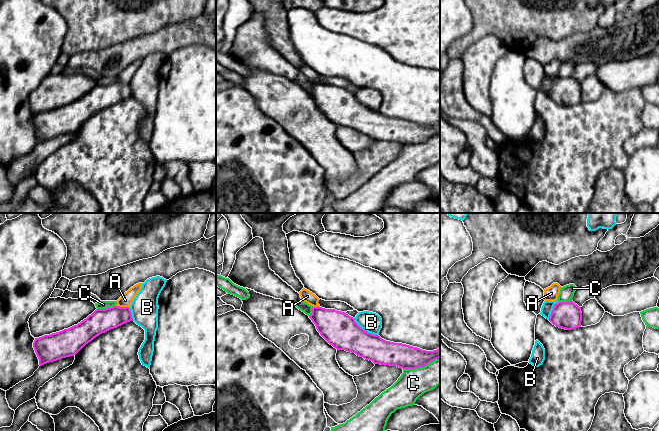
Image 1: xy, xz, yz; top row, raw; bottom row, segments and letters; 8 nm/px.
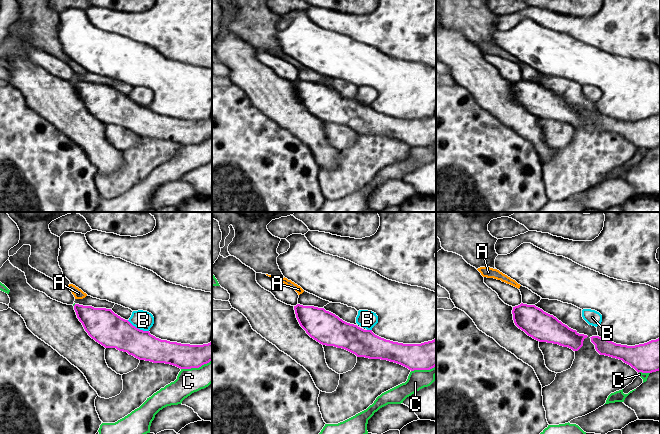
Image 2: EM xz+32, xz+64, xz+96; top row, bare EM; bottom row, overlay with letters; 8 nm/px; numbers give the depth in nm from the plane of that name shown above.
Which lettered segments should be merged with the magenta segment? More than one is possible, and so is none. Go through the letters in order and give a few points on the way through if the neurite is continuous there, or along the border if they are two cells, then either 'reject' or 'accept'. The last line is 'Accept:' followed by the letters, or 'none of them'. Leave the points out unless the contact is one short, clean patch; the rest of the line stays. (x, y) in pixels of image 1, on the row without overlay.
A: reject
B: border along xz (353, 94), (362, 104), (378, 111); reject
C: reject
Accept: none of them

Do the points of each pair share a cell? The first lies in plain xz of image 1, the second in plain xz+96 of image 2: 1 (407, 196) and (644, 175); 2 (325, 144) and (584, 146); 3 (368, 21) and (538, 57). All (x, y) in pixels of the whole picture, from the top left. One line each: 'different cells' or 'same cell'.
1: different cells
2: different cells
3: different cells

